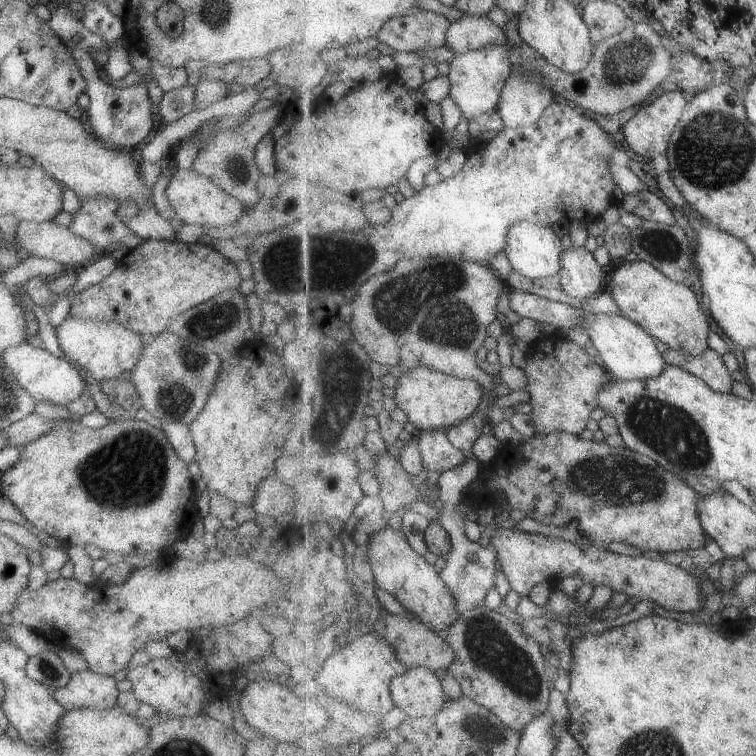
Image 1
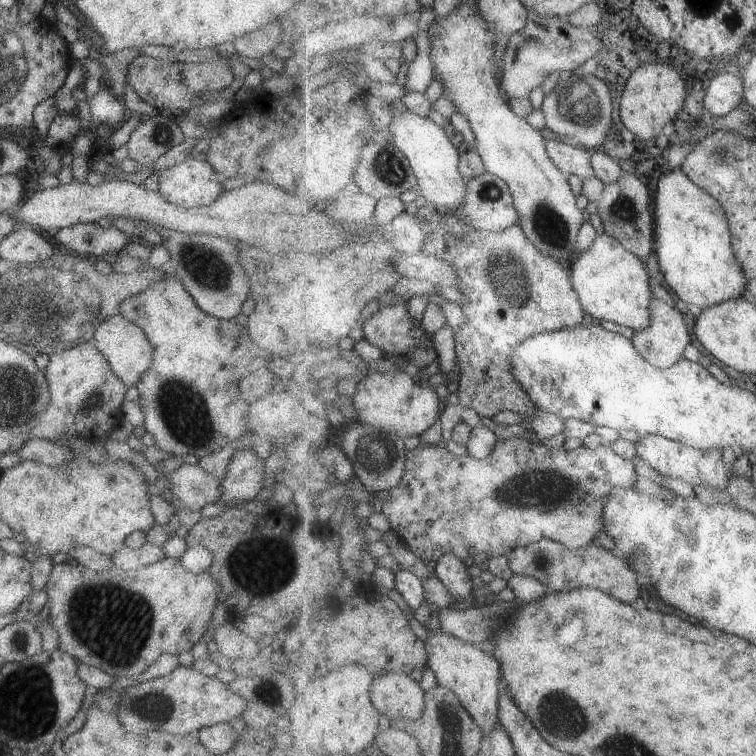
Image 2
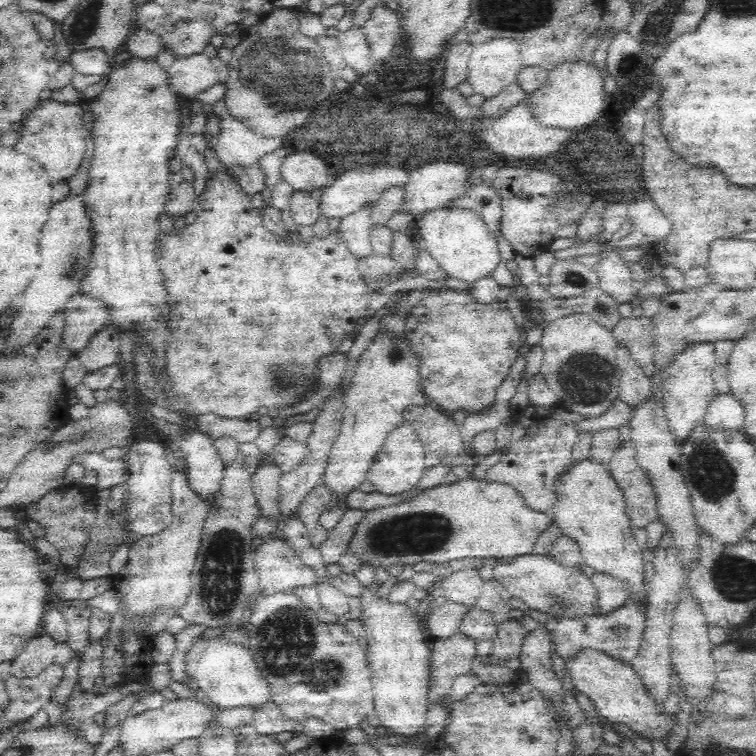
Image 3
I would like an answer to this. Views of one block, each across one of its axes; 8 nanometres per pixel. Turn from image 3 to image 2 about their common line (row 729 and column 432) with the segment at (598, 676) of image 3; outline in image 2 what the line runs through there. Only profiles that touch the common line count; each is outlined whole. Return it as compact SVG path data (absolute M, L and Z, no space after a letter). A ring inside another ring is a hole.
M442 628L437 632L428 631L427 638L424 642L428 652L428 667L434 673L437 684L450 688L459 696L461 704L465 706L465 710L473 716L473 720L479 724L483 734L489 734L497 722L500 722L500 698L502 691L502 665L501 662L495 660L489 653L479 650L472 642L463 642L451 634L447 634Z

